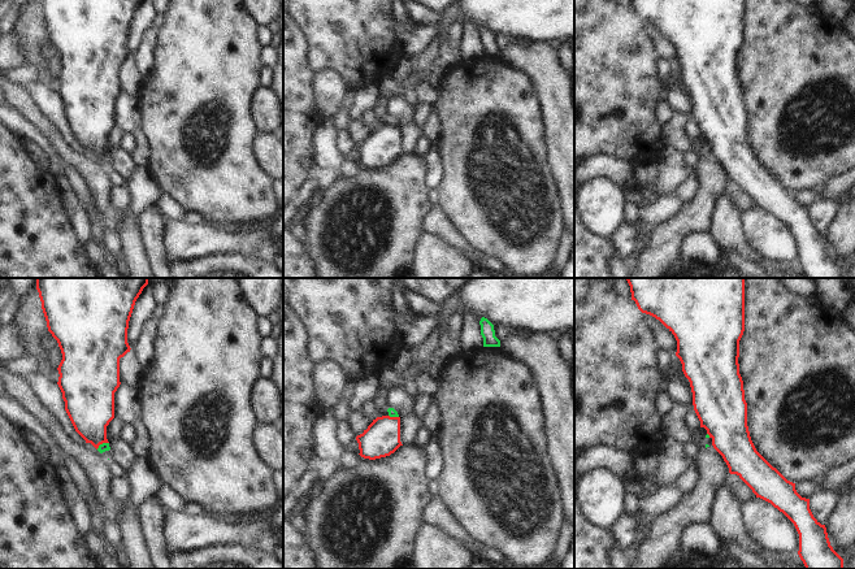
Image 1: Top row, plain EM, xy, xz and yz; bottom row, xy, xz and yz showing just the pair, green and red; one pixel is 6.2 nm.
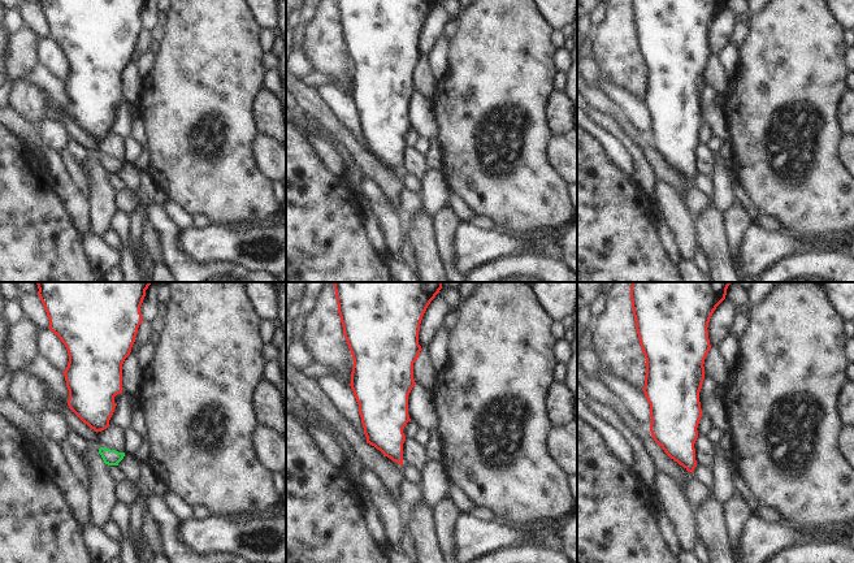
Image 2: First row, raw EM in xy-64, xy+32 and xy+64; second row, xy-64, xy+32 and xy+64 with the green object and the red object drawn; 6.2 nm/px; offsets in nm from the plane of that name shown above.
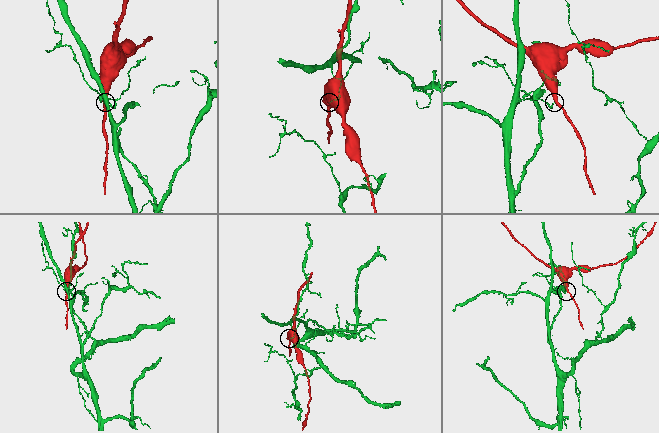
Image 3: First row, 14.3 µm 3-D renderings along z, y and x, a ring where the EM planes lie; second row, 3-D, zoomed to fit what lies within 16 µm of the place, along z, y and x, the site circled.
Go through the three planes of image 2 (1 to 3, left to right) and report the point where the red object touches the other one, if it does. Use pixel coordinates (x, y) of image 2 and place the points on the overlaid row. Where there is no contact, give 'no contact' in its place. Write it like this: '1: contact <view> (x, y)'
1: no contact
2: no contact
3: no contact

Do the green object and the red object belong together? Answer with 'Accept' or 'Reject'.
Reject

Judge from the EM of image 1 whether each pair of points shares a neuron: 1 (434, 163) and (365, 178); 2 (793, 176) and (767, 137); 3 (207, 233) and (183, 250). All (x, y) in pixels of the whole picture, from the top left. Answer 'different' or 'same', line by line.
1: different
2: same
3: same

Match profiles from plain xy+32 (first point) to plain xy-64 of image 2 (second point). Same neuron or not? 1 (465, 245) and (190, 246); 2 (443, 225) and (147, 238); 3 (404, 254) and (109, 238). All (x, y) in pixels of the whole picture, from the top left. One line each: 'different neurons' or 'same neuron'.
1: same neuron
2: same neuron
3: same neuron

